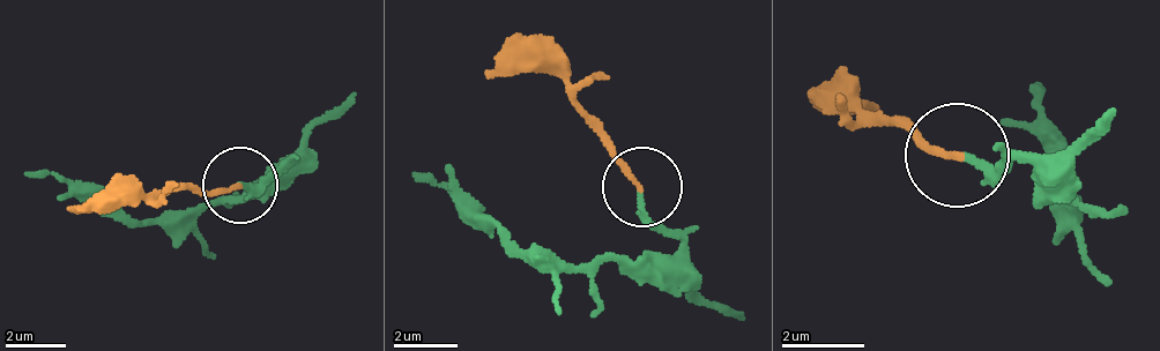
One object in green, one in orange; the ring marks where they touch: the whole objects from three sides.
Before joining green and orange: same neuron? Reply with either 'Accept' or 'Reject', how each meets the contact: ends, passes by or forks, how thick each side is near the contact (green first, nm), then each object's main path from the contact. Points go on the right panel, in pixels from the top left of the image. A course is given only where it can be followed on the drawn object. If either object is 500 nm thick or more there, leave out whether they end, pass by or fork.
Accept. At the ring green ends. At the ring orange ends. Thickness 200 nm (green) against 150 nm. Course of green: (959, 158), (1028, 164), (1065, 199), (1055, 188), (1035, 104), (1039, 81). Course of orange: (959, 158), (857, 101), (882, 107)

